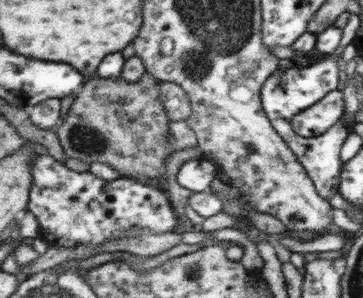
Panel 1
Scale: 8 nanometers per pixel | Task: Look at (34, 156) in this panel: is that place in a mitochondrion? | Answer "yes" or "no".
no

